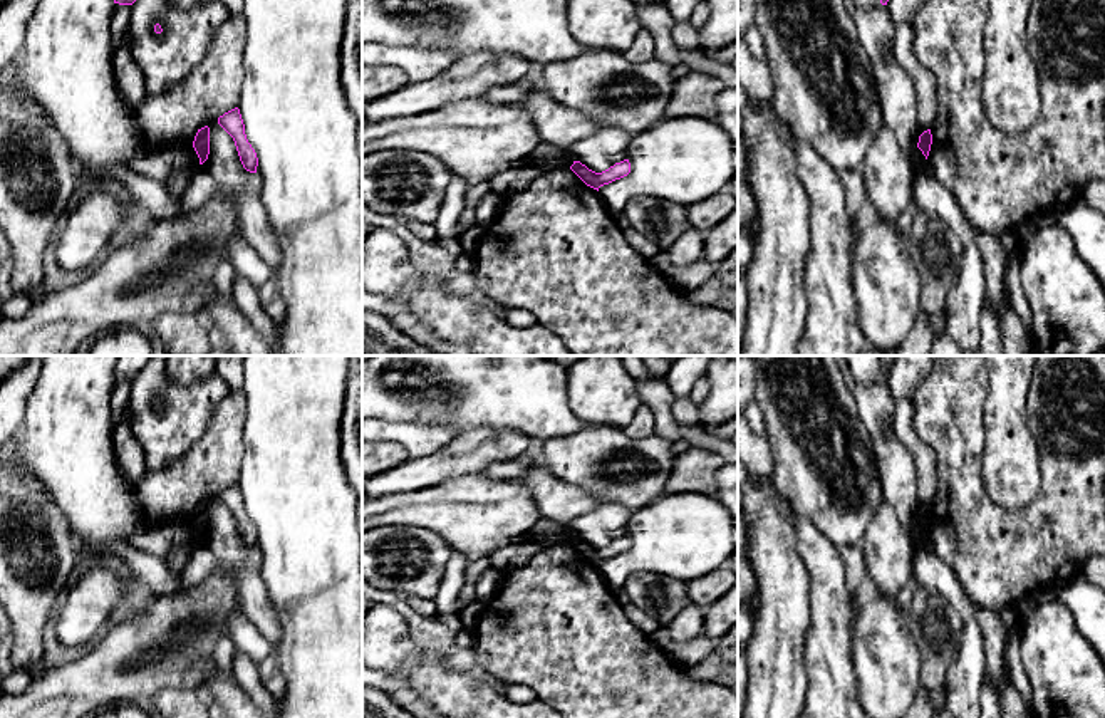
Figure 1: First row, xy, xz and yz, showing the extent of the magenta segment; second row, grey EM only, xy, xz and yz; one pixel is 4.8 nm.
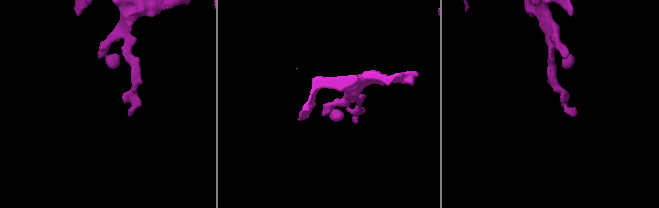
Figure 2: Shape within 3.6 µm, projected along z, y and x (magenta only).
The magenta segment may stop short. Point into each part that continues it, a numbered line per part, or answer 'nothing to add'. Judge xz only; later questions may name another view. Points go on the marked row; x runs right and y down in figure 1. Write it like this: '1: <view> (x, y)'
nothing to add

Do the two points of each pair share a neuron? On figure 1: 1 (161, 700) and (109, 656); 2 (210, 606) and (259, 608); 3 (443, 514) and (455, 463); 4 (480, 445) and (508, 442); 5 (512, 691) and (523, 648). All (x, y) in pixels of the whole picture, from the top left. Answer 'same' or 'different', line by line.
1: different
2: different
3: different
4: same
5: different

